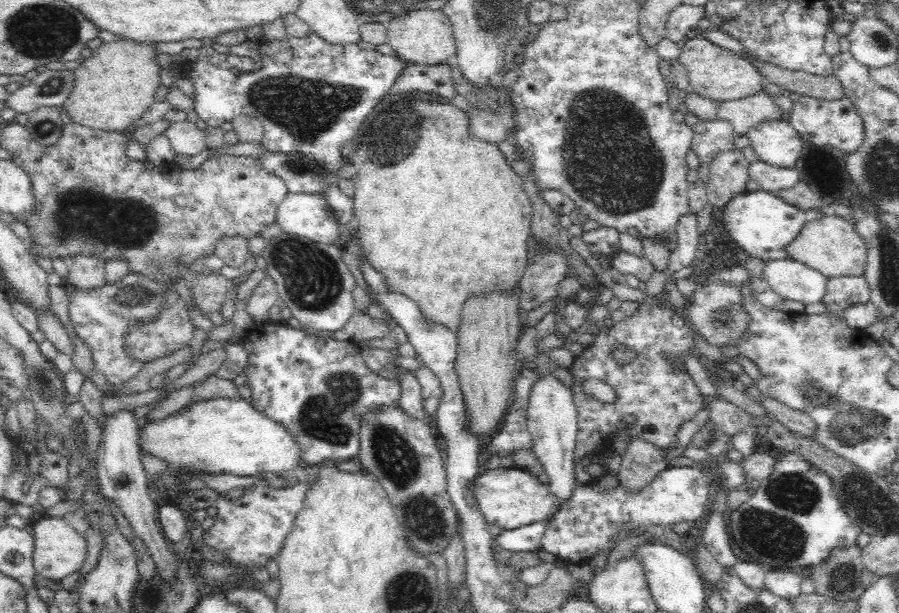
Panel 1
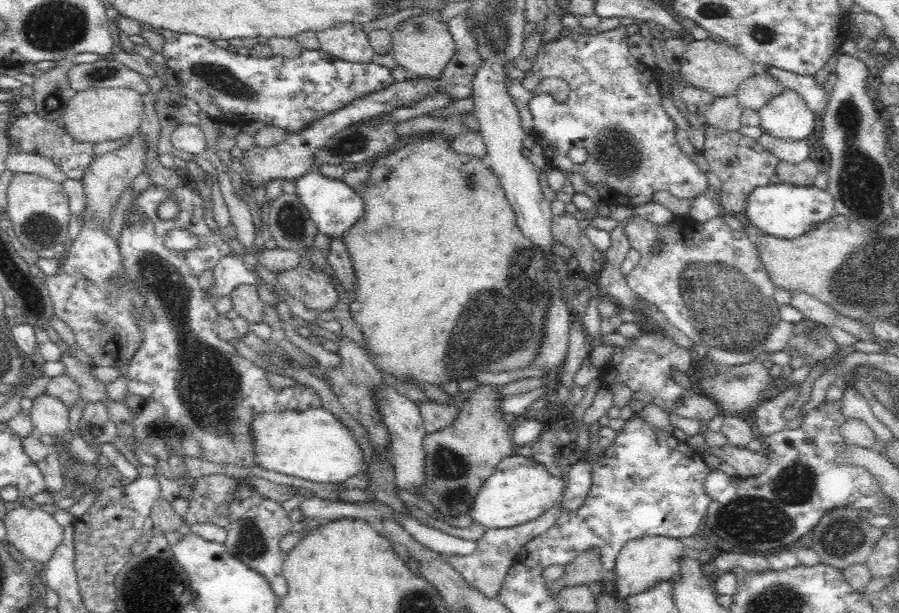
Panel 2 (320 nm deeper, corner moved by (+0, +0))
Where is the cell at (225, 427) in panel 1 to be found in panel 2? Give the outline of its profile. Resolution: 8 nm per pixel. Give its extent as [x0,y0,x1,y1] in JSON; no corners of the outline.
[251,407,364,485]

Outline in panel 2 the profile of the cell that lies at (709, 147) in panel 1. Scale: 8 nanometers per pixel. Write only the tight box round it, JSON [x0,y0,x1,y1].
[705,94,743,131]

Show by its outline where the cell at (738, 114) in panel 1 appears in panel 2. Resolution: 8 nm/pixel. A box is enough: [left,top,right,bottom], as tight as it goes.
[736,69,785,110]

